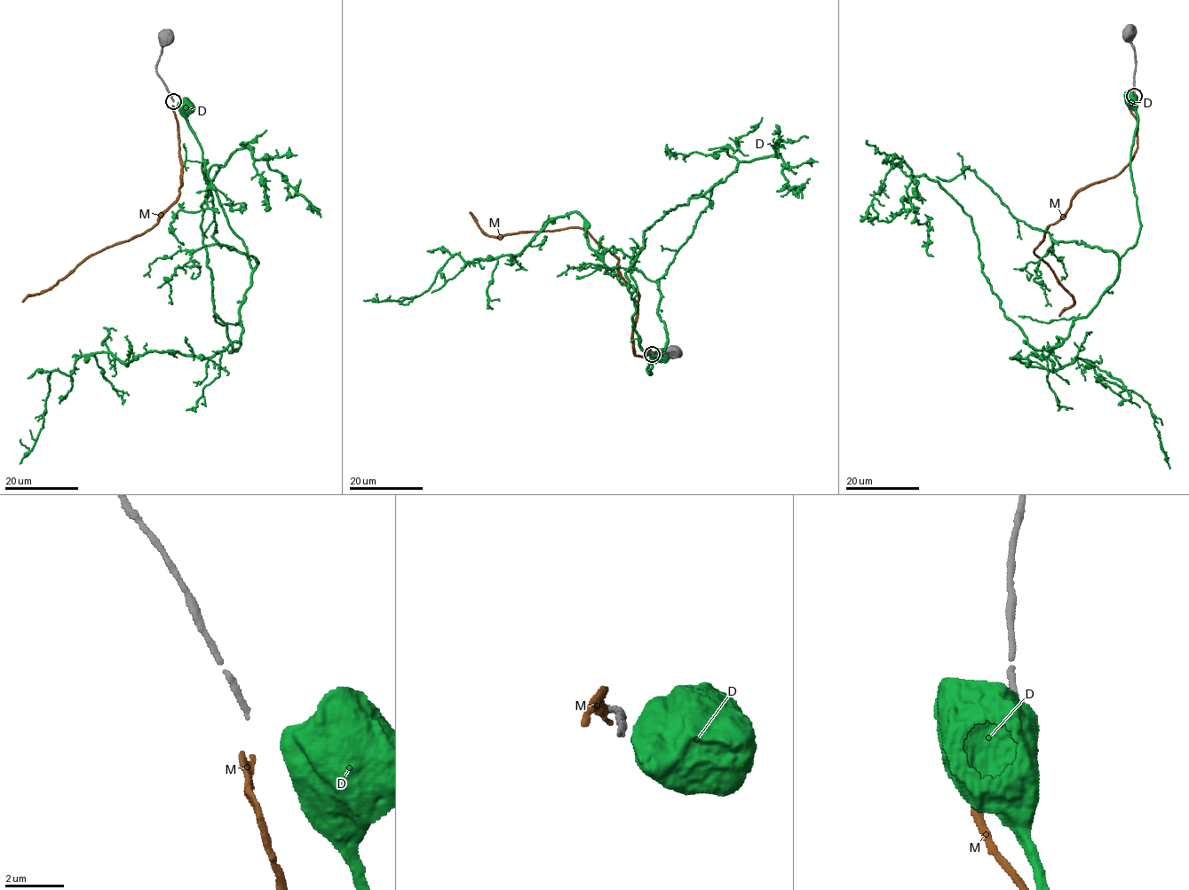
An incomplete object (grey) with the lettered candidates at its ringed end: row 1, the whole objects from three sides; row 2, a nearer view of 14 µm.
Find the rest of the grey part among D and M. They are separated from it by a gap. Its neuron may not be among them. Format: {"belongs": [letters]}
{"belongs": []}

